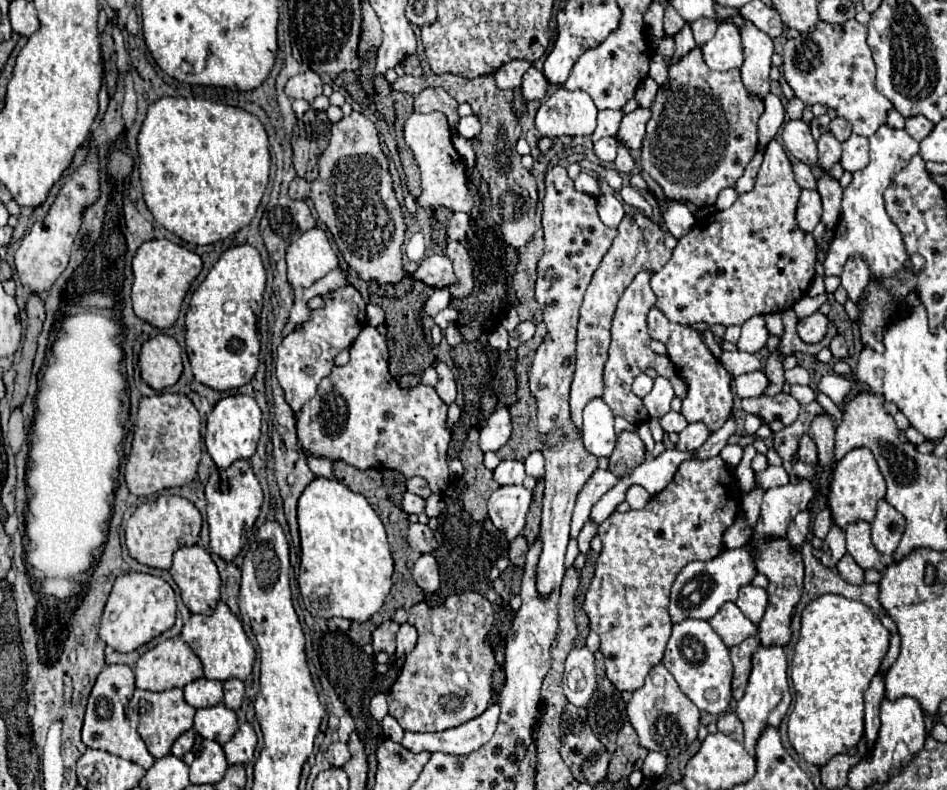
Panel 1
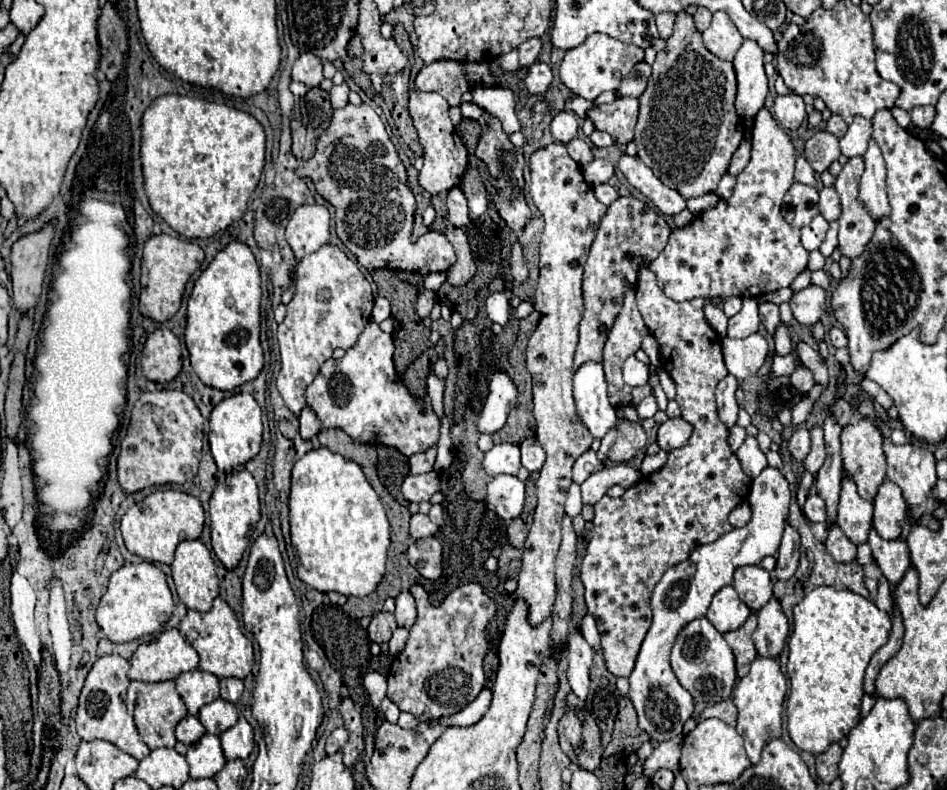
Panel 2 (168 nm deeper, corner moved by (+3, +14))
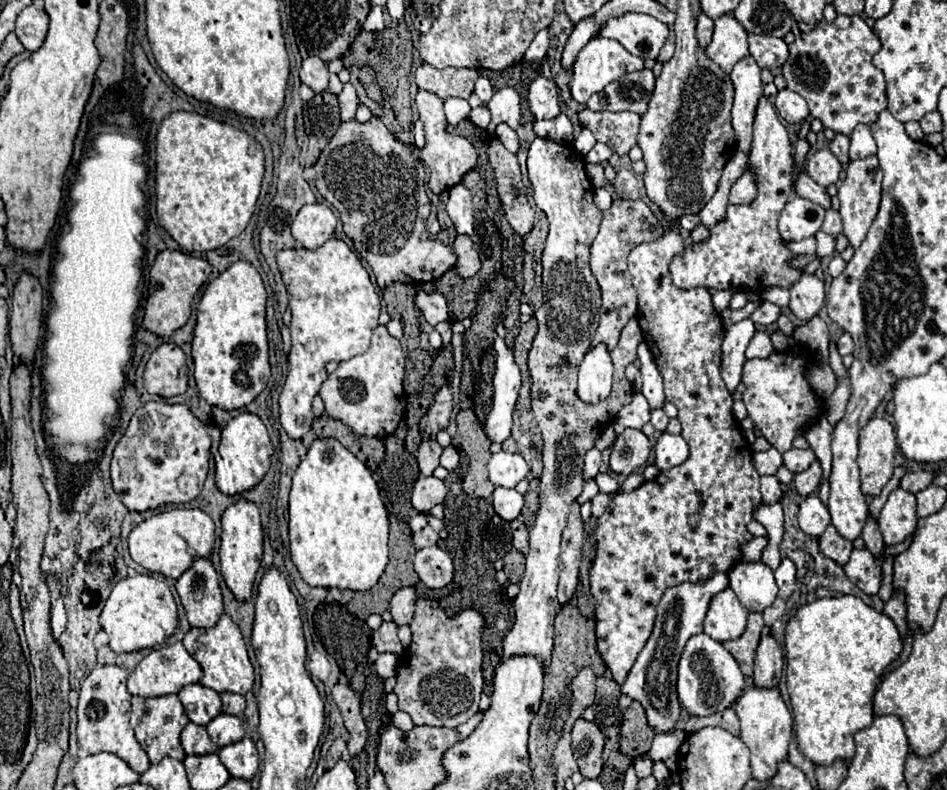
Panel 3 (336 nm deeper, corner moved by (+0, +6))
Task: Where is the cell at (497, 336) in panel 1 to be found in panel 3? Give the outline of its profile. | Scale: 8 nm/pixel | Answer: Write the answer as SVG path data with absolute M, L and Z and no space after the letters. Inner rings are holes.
M503 338L494 339L497 370L493 376L493 408L485 422L485 436L489 442L503 442L511 434L511 418L521 390L521 374L513 360L513 350L505 346Z

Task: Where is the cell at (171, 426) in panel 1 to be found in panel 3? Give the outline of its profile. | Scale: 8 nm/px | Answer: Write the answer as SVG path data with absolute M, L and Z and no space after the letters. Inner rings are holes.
M147 402L129 422L111 460L111 480L129 510L149 510L163 504L183 504L199 496L209 470L211 438L185 404Z

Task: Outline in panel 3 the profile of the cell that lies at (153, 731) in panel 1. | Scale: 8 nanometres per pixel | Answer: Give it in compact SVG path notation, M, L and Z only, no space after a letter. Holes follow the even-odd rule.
M167 694L167 696L157 696L157 698L133 696L133 712L131 714L133 714L135 738L145 748L151 764L157 764L163 756L171 756L177 760L185 758L185 752L179 744L179 734L189 724L189 718L187 718L185 708L179 702L177 694Z

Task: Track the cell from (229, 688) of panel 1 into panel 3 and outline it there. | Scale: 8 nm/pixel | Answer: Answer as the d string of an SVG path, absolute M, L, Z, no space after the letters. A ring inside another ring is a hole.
M223 692L221 700L223 700L223 712L225 714L233 714L233 716L241 716L243 714L243 710L245 710L245 698L241 694Z

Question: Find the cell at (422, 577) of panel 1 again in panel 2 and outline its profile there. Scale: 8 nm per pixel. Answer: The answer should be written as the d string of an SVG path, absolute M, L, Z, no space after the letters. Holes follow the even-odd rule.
M420 538L408 548L410 564L428 580L442 576L442 546L438 538Z

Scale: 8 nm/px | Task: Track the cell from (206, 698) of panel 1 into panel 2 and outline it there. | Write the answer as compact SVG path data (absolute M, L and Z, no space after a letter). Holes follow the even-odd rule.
M190 670L180 674L176 678L176 688L192 716L196 716L202 706L214 702L220 696L218 678L202 670Z

